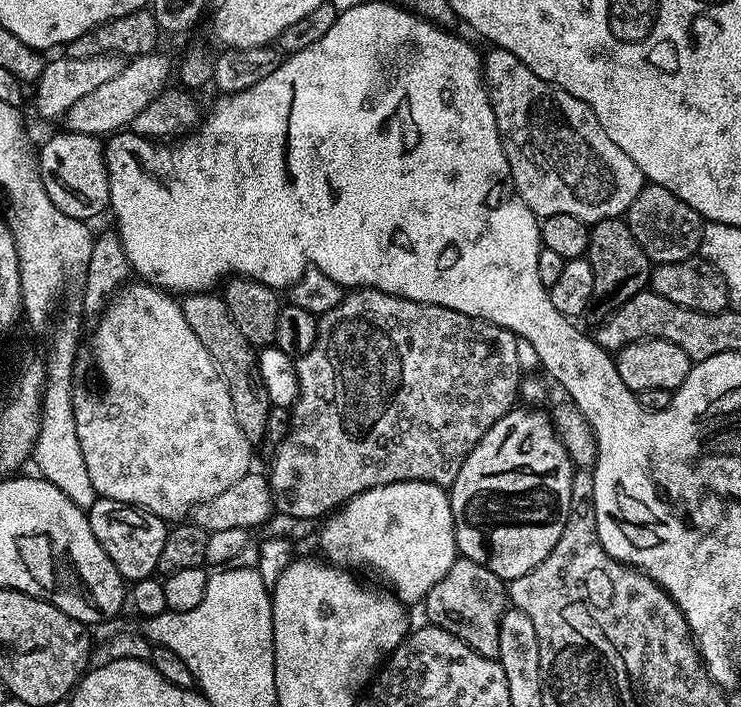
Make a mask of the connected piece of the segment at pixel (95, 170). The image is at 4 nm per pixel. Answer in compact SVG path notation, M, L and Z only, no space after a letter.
M62 130L39 149L40 177L50 200L72 218L88 222L106 212L109 207L108 166L104 158L105 145L96 136Z

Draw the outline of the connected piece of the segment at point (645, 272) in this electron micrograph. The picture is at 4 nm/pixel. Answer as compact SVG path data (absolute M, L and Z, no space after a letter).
M620 218L598 220L591 225L586 259L590 262L590 270L594 270L597 293L601 297L604 295L605 313L608 314L634 298L634 294L645 291L652 279L653 262L634 238L628 223Z

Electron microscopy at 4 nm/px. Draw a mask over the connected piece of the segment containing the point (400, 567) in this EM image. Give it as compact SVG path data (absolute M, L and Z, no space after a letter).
M425 480L383 484L350 498L319 525L319 536L327 563L345 570L373 568L405 606L419 605L458 559L449 493Z

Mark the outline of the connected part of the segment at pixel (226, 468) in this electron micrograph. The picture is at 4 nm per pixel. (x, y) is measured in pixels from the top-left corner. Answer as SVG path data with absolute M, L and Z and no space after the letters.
M147 282L135 283L121 287L111 297L110 303L99 319L95 321L97 324L96 333L92 336L92 356L96 359L96 368L100 371L101 378L104 379L104 392L77 391L75 393L74 426L78 430L78 446L82 446L86 474L90 474L90 482L94 486L97 497L123 504L134 504L138 508L143 508L145 512L153 512L155 516L160 516L166 522L180 522L193 511L197 504L212 500L249 473L253 467L252 448L254 444L238 426L228 383L224 381L224 373L217 366L211 352L206 350L206 346L202 346L198 334L190 330L190 322L186 322L186 314L181 301L165 289L157 288Z

